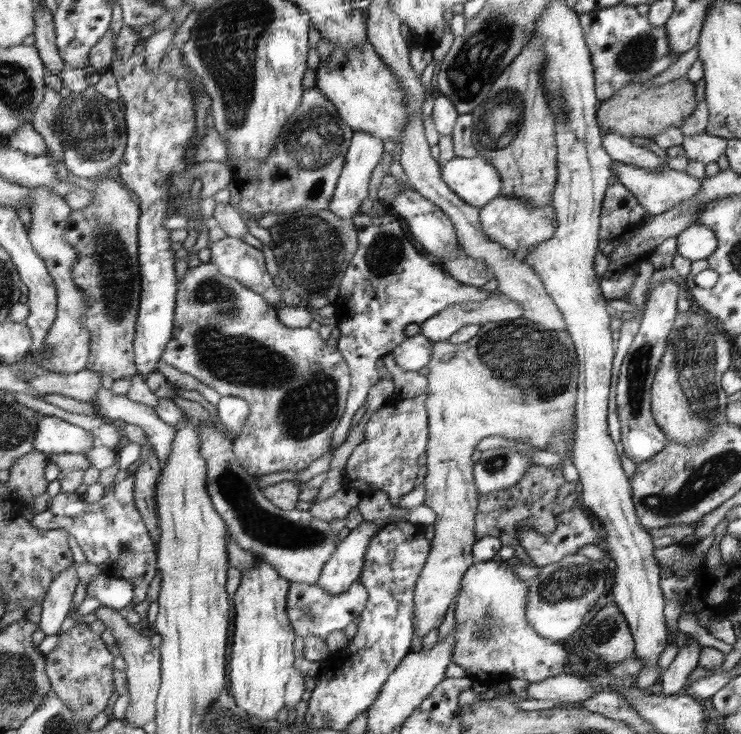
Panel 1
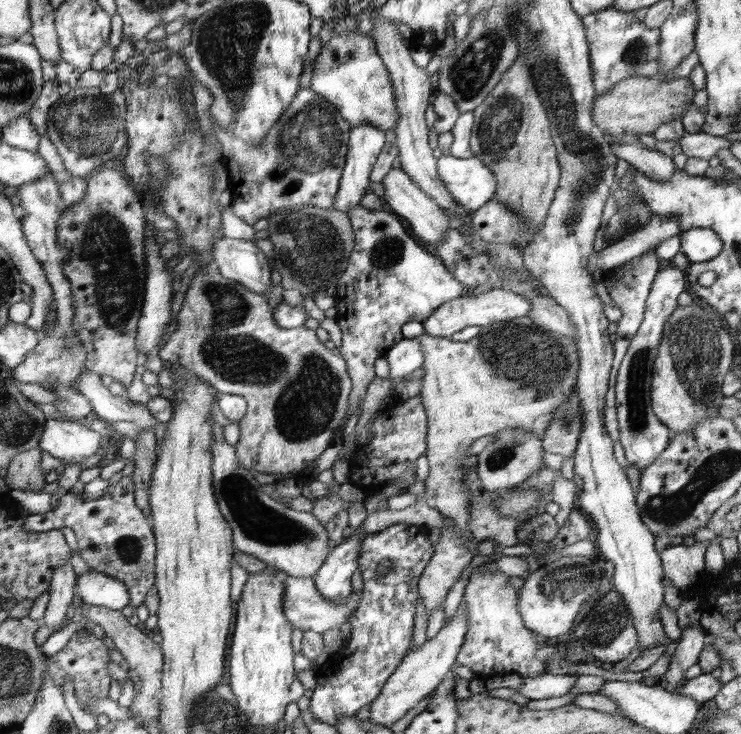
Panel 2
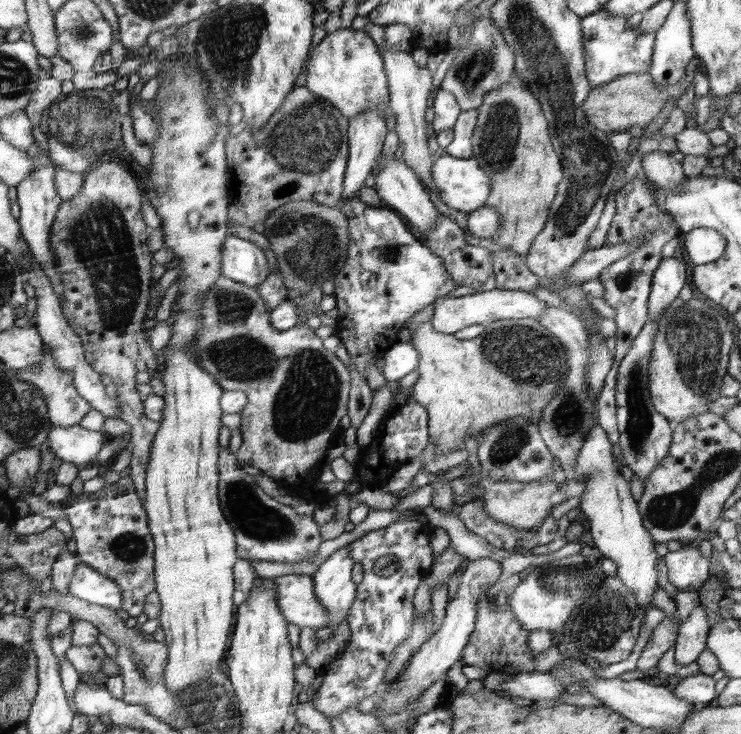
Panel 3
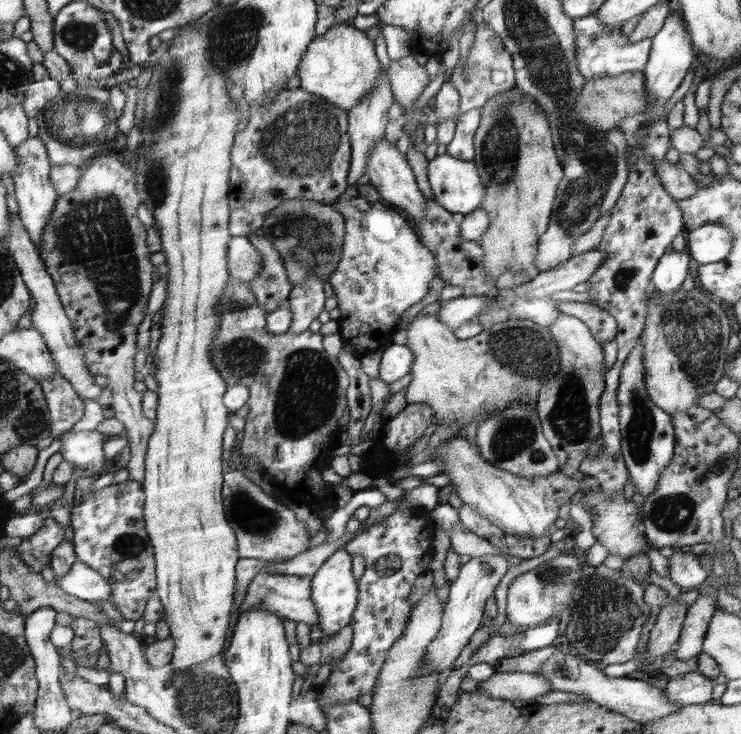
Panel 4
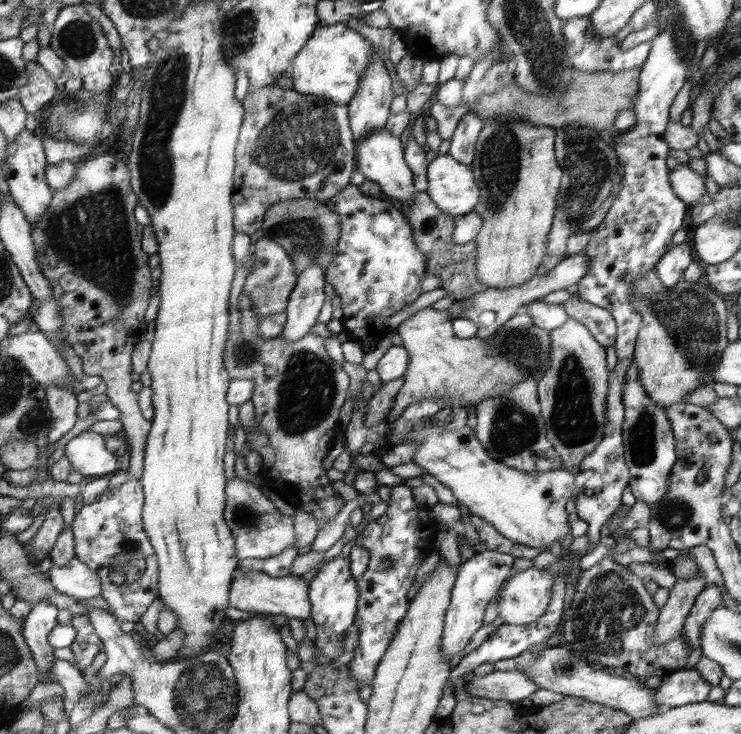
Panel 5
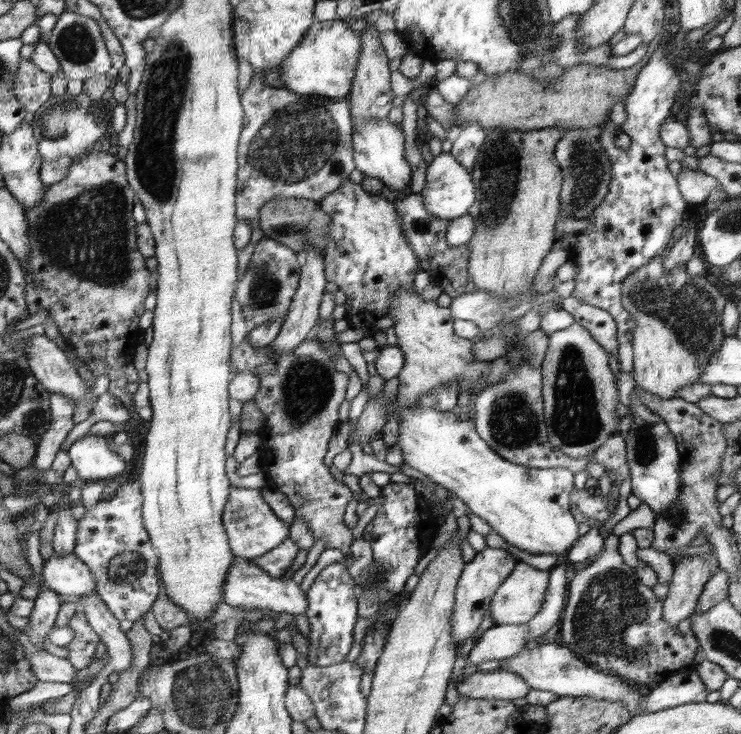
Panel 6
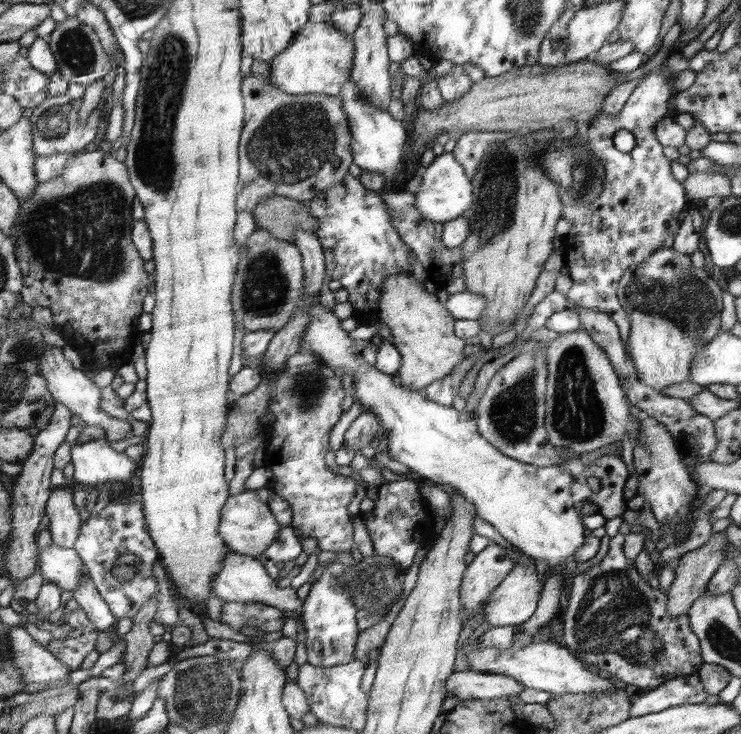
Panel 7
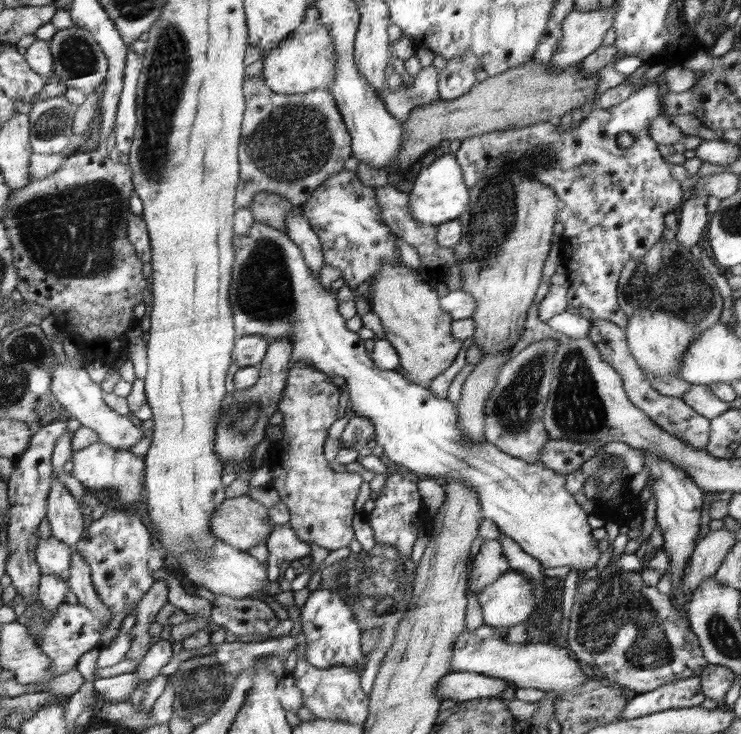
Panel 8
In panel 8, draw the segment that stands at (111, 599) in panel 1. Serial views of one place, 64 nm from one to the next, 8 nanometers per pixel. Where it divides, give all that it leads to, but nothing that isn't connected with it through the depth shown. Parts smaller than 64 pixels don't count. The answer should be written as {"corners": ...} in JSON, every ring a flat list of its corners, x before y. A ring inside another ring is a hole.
{"corners":[[37,536,35,548,35,560,42,570,43,576,61,576,68,582,71,569,71,554,73,551,70,546,61,542,55,536,49,539]]}

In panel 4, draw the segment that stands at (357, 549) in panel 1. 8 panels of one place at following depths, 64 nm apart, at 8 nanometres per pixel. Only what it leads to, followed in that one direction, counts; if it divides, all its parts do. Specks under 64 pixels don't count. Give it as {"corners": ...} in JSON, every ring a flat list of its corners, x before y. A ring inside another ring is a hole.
{"corners":[[345,549,334,552,324,565,311,577,311,598,318,612,319,628,322,631,322,641,334,637,336,632,351,624,352,614,355,612,356,600,359,600,356,580,352,578,353,559]]}

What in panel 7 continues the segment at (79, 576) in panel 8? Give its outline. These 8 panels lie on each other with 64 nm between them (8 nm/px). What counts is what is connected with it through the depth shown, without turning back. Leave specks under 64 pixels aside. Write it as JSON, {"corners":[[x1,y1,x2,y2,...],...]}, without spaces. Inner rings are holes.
{"corners":[[87,572,81,576,80,583,76,585,72,596,78,602,79,607,91,617,93,625,100,630,100,633,106,633,117,625,118,619,112,614,108,603,102,598]]}

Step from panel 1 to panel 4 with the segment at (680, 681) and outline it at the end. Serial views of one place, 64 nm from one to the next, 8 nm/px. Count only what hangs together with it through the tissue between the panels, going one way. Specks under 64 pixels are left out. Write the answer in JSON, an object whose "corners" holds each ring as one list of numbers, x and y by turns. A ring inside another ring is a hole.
{"corners":[[712,594,698,595,686,614,683,630,676,646,676,658,687,661,703,652,708,624,716,612,716,597]]}

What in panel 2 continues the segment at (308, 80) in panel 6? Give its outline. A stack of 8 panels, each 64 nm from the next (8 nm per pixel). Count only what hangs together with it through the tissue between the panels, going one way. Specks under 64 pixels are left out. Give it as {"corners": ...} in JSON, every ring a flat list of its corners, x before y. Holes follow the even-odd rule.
{"corners":[[347,32,347,34,333,35,332,39,321,48,313,64,314,72,309,88,331,101,351,127,370,123,380,127,382,131,396,130,400,112,396,106,391,76,378,54,375,40,360,32]]}

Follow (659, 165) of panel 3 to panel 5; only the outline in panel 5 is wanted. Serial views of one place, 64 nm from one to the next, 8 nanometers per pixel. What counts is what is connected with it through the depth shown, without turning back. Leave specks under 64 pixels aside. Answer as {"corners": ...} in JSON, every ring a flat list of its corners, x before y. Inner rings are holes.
{"corners":[[677,165,668,174,672,182,672,189,680,200,688,204,700,200,706,194,706,176,698,174,686,165]]}

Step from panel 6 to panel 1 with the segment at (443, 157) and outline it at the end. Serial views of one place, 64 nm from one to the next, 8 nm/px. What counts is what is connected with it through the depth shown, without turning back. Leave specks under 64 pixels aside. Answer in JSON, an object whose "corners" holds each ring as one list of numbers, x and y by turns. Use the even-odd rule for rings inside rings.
{"corners":[[482,156,474,158,456,157,444,162,441,176,451,187,452,192,456,192,466,204,471,204,476,208,487,206,492,199,500,196,503,192,503,178,499,170,494,165,490,165]]}

